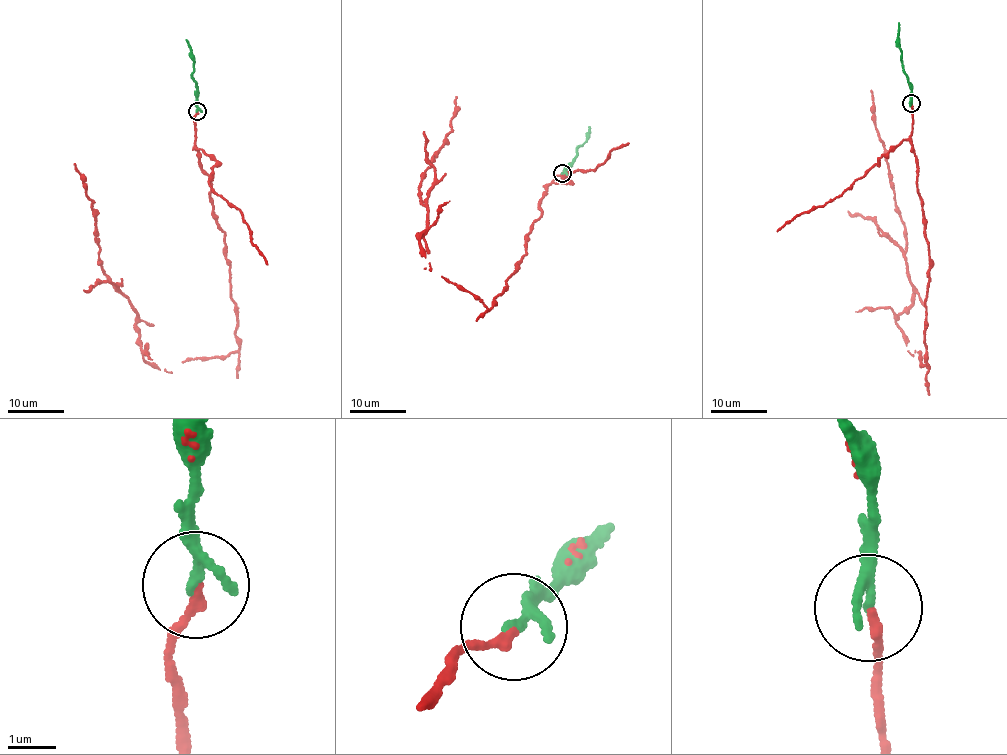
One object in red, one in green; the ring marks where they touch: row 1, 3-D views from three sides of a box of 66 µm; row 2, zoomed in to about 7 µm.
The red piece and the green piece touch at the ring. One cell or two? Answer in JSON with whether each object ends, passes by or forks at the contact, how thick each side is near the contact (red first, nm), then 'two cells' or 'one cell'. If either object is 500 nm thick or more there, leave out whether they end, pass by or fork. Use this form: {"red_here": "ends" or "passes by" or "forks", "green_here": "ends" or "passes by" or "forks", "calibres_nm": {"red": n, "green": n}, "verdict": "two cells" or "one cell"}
{"red_here": "ends", "green_here": "passes by", "calibres_nm": {"red": 190, "green": 160}, "verdict": "one cell"}

